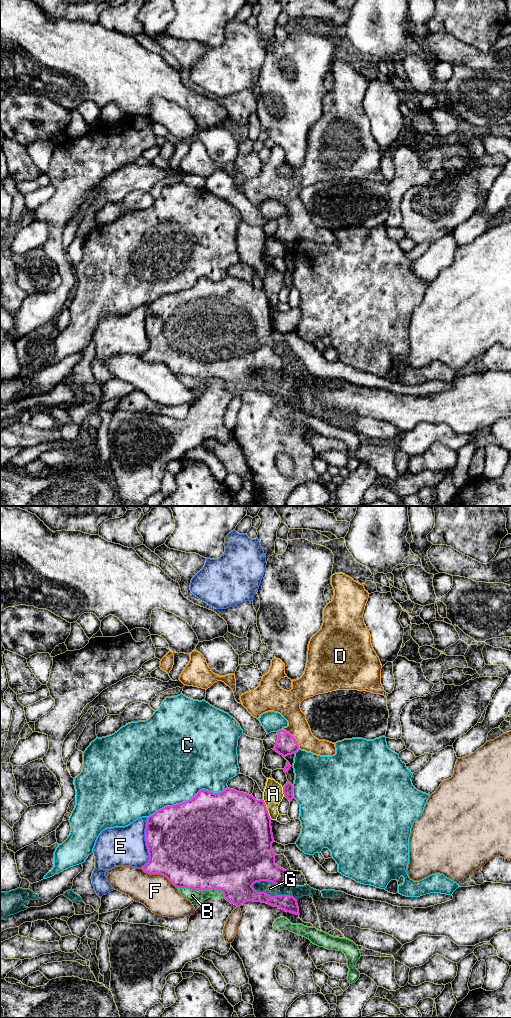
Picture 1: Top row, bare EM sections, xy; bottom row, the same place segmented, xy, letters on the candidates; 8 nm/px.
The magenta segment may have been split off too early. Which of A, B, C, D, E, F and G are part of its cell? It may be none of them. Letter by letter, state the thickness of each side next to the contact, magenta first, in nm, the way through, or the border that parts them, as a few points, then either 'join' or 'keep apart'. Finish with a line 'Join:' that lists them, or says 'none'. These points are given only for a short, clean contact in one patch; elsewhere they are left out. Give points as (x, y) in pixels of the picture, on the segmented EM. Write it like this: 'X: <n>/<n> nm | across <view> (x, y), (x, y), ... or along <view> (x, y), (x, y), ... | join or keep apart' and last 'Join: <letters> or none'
A: 500/160 nm | keep apart
B: 500/100 nm | keep apart
C: 500/480 nm | keep apart
D: 160/180 nm | across xy (286, 744), (293, 737), (293, 714), (289, 707) | join
E: 500/320 nm | keep apart
F: 500/280 nm | keep apart
G: 200/100 nm | keep apart
Join: D

